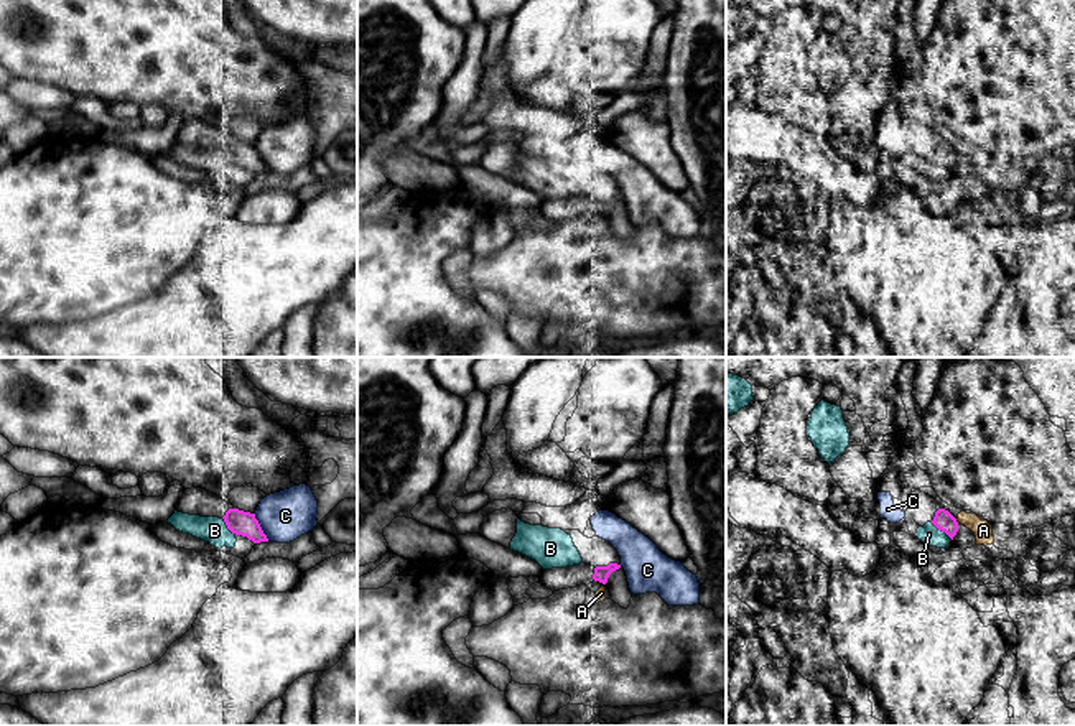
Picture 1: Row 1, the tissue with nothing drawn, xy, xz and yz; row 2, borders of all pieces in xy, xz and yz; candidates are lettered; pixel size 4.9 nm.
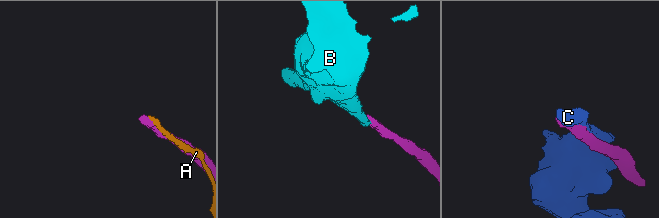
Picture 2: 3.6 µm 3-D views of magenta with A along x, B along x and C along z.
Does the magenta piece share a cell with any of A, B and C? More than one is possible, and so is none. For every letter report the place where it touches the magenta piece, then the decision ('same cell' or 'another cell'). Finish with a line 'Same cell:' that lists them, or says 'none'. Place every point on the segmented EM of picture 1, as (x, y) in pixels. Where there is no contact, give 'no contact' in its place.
A: yz (955, 521) | another cell
B: yz (942, 530) | same cell
C: xy (260, 527) | another cell
Same cell: B

